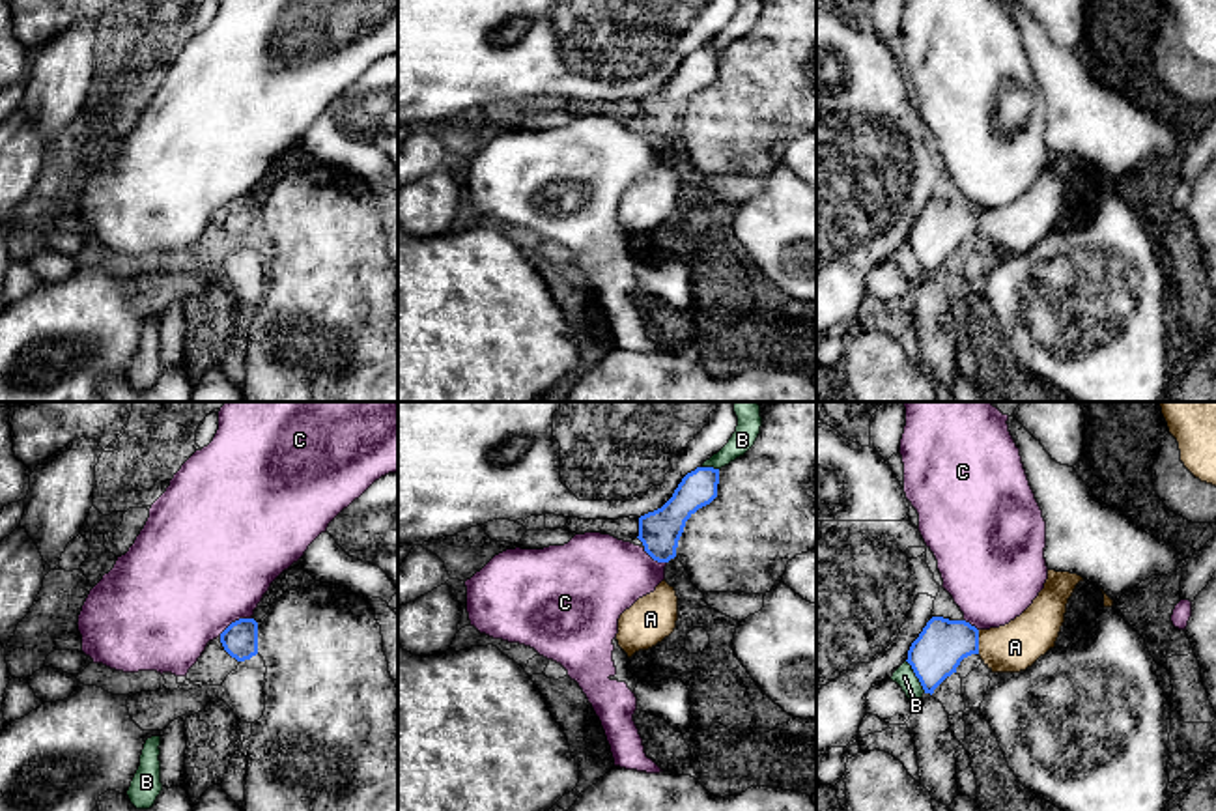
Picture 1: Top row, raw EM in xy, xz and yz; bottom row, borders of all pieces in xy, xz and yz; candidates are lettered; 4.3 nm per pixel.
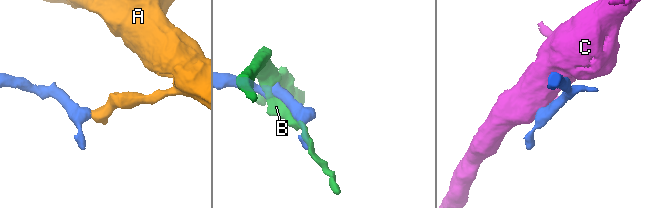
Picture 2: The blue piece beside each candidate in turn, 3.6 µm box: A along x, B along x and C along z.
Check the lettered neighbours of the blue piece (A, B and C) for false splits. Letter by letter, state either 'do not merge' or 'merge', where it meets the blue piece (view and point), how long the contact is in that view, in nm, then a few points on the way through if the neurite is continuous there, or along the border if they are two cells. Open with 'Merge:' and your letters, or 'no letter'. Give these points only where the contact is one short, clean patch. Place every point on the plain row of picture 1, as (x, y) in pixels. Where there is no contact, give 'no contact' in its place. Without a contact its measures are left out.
Merge: A
A: merge; meets blue in yz at (977, 223); contact 100 nm long; runs through yz (942, 227), (947, 223), (977, 223), (1015, 228)
B: do not merge; meets blue in yz at (916, 256); contact 170 nm long
C: do not merge; meets blue in xy at (236, 202); contact 170 nm long; border along xy (251, 199), (240, 199), (219, 217)

